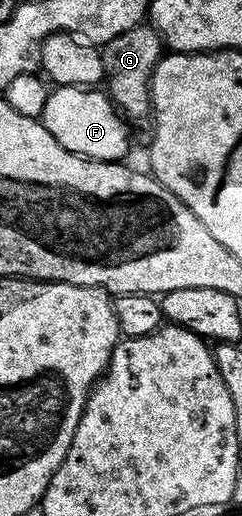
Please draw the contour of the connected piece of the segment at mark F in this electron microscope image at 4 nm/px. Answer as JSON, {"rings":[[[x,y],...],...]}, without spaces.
{"rings":[[[61,85],[52,88],[47,95],[45,111],[41,118],[43,126],[69,151],[92,161],[122,162],[127,153],[129,125],[115,108],[115,102],[106,92],[95,87],[83,88],[78,85]]]}

